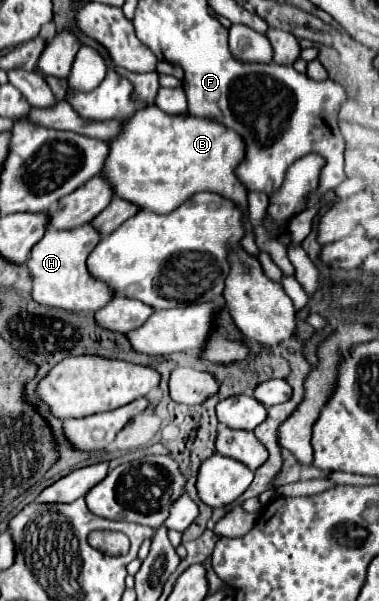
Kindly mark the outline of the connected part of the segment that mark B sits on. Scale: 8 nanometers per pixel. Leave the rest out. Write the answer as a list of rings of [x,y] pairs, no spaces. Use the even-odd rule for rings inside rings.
[[[151,105],[125,119],[119,135],[107,141],[107,145],[109,155],[99,175],[107,179],[115,197],[125,199],[139,209],[171,213],[187,197],[191,197],[191,193],[219,193],[239,203],[245,230],[241,244],[249,254],[258,258],[260,250],[249,221],[247,191],[235,177],[235,167],[243,159],[243,141],[235,135],[235,131],[193,115],[167,115],[157,105]]]

